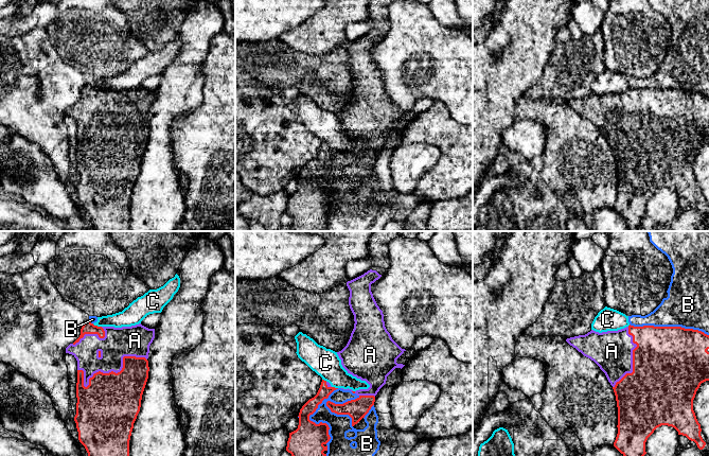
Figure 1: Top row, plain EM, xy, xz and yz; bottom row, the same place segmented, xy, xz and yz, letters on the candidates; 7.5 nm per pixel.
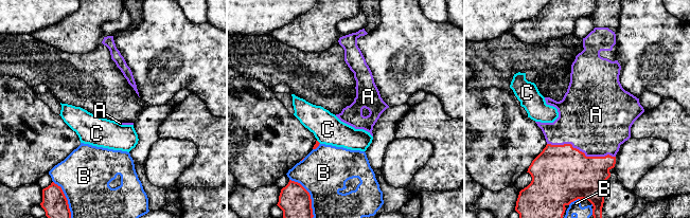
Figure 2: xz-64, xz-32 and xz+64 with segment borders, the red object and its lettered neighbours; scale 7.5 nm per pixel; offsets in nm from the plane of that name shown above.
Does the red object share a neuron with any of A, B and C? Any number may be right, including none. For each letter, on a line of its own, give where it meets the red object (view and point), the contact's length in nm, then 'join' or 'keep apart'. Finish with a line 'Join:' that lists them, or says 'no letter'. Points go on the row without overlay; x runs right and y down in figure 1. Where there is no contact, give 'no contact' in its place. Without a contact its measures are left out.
A: meets red in xy at (109, 135); contact 550 nm long; join
B: meets red in xz at (313, 175); contact 480 nm long; keep apart
C: meets red in xy at (96, 88); contact 80 nm long; keep apart
Join: A

